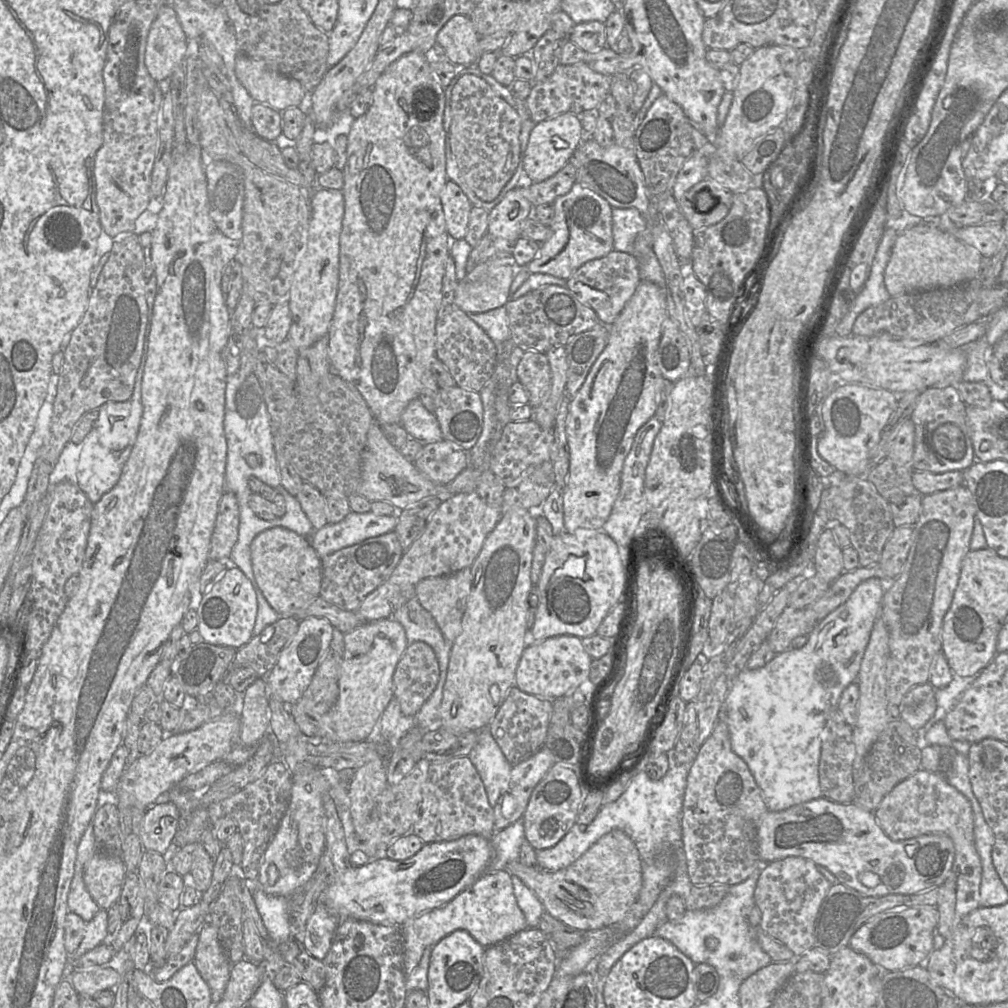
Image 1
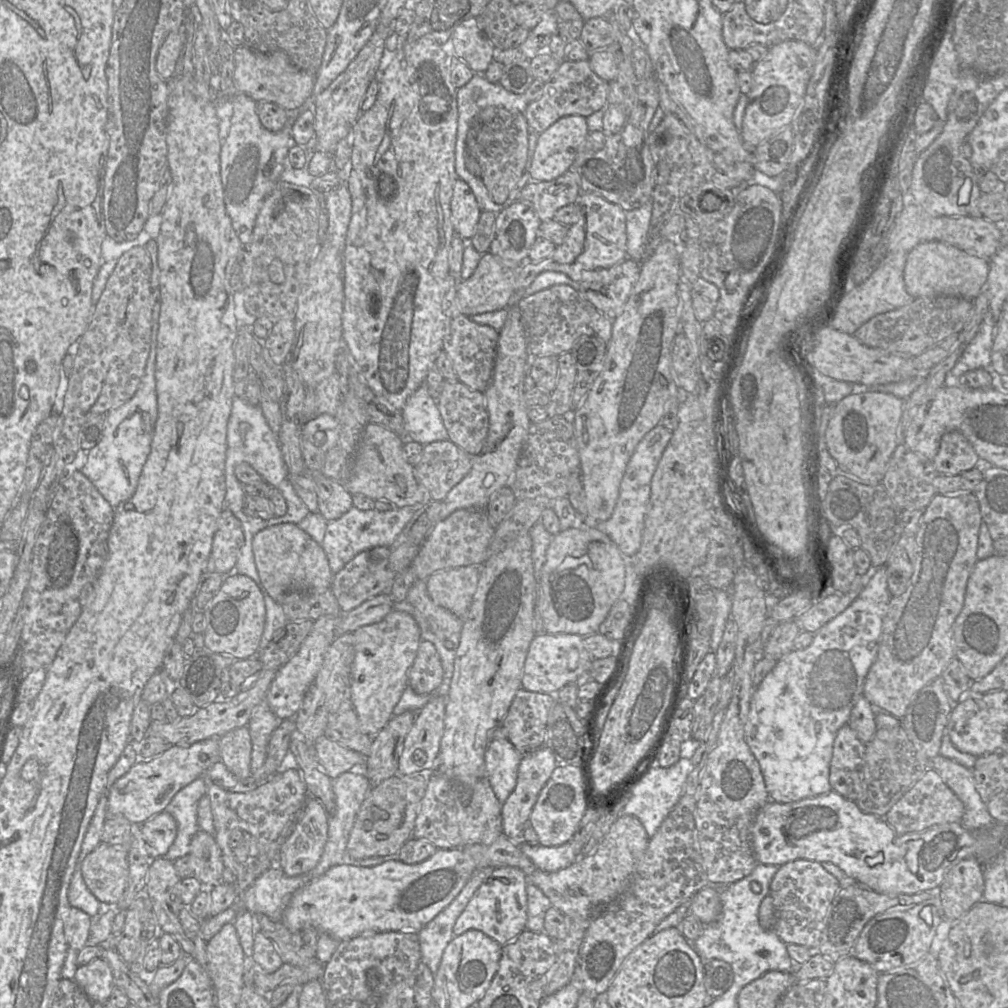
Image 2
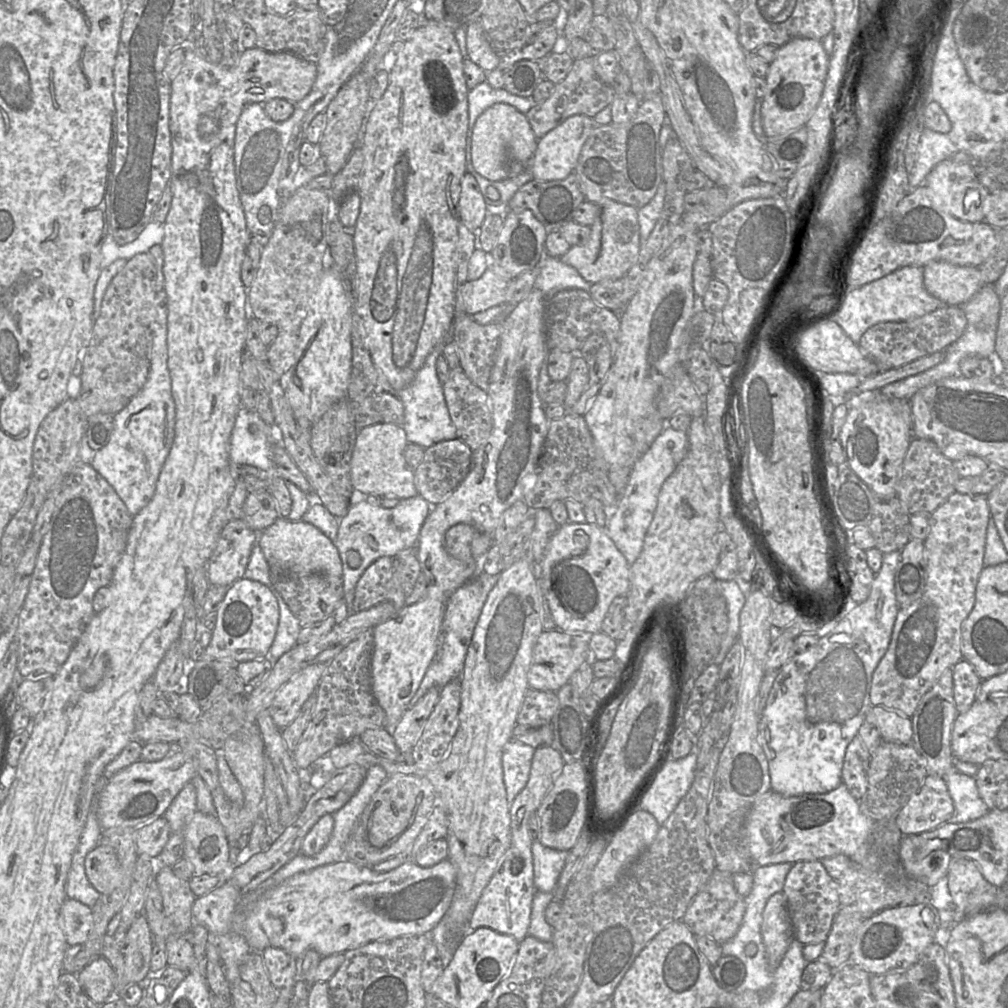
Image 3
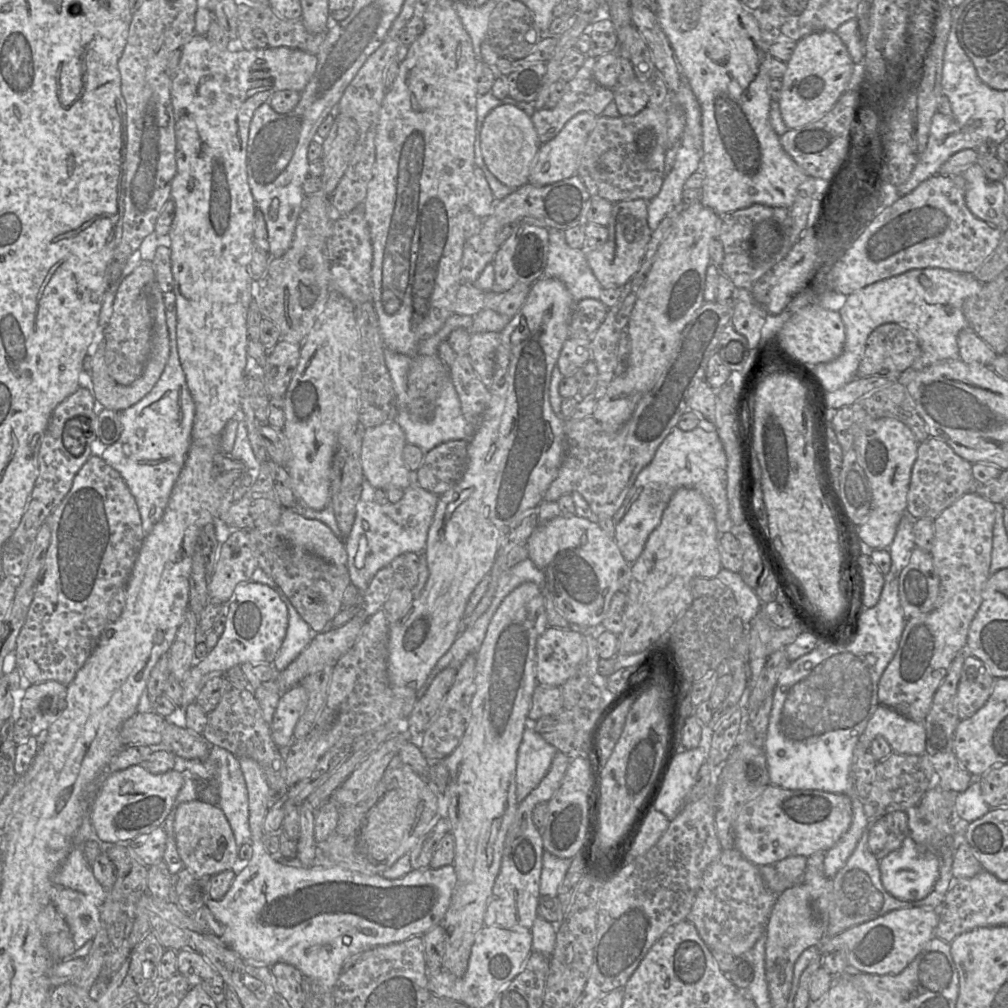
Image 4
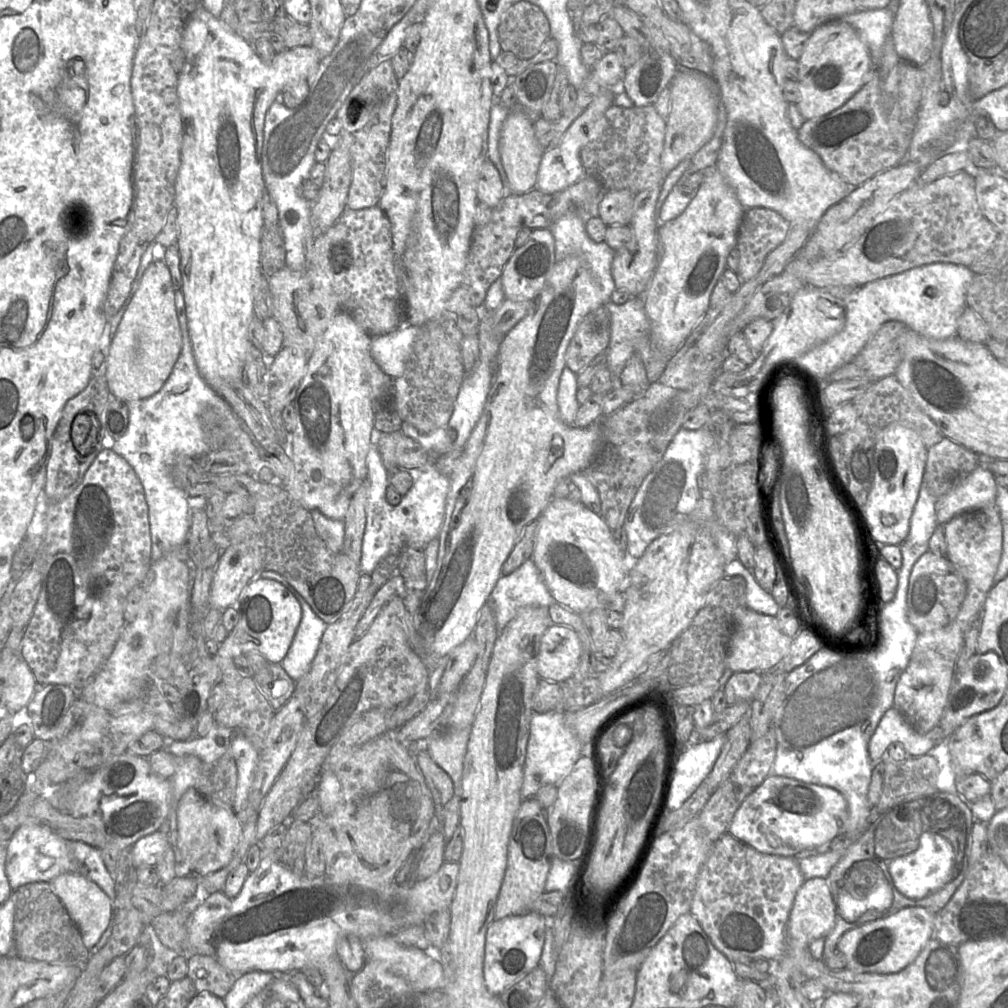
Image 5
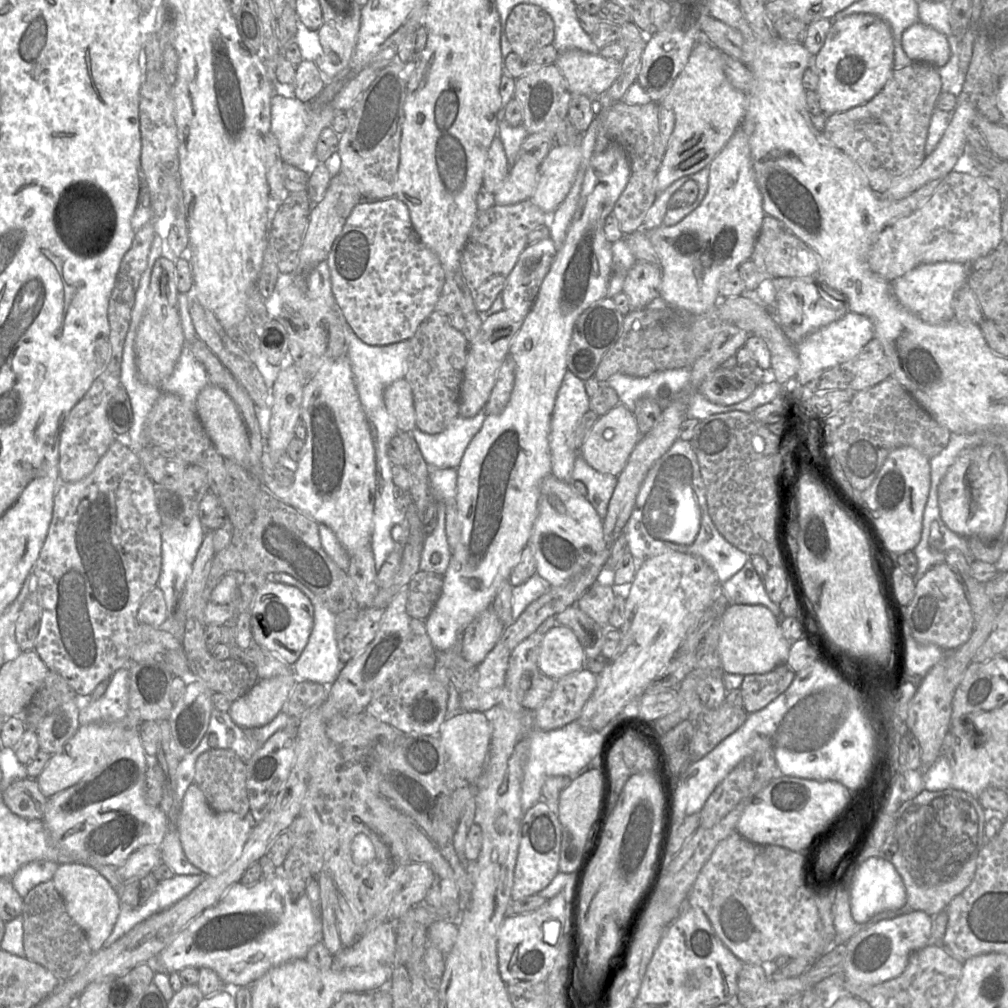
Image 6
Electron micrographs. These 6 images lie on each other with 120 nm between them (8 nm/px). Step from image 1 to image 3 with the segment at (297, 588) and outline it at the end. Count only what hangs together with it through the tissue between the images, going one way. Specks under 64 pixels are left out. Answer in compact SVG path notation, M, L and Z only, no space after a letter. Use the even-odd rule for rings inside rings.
M279 517L266 528L258 538L258 545L274 575L298 576L324 574L341 577L342 562L334 542L325 536L313 524Z

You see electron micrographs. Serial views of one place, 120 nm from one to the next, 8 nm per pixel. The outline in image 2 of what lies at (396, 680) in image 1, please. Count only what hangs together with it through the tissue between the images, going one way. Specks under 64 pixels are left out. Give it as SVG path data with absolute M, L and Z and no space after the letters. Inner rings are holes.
M422 640L408 670L408 686L417 694L434 693L442 682L443 670L433 643Z

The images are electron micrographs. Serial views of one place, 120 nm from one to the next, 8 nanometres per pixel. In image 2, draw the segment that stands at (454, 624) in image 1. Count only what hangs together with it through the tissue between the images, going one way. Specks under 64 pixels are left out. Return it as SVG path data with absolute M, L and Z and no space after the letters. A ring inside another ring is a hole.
M481 565L439 570L426 579L432 601L460 618L465 618L477 589Z

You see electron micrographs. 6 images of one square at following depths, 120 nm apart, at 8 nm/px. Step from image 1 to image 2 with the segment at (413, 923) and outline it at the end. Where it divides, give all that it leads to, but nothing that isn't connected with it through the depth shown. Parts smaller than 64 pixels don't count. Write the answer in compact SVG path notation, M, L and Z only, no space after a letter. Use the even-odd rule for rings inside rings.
M512 866L497 867L473 894L453 927L454 936L468 930L478 930L495 940L501 946L515 940L524 930L527 922L527 878L524 872Z

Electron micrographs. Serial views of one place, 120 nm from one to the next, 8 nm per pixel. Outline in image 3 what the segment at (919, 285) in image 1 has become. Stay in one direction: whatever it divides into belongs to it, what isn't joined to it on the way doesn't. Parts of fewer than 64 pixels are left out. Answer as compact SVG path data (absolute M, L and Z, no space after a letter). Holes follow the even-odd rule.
M934 260L923 266L926 291L946 305L962 305L984 285L979 267L958 266Z

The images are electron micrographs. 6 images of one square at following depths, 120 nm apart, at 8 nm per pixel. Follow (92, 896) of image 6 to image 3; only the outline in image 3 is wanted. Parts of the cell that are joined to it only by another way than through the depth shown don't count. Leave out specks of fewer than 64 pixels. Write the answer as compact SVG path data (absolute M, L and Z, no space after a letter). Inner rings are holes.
M66 898L60 910L59 925L69 946L83 945L94 926L92 909L77 900Z

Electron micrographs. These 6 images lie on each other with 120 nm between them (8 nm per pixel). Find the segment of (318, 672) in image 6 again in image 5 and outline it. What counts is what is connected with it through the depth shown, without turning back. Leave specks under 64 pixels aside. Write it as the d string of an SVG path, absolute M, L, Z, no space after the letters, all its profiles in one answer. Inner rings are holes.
M262 571L261 578L282 584L301 604L300 625L285 658L281 661L286 673L294 681L298 681L309 671L328 624L313 611L302 595L282 575L274 571Z

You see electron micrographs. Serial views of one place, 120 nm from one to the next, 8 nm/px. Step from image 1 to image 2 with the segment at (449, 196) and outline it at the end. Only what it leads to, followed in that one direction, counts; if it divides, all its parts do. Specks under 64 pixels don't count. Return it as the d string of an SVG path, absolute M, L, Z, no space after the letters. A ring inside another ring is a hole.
M457 179L451 198L451 220L457 236L470 240L474 235L481 209L469 185Z

